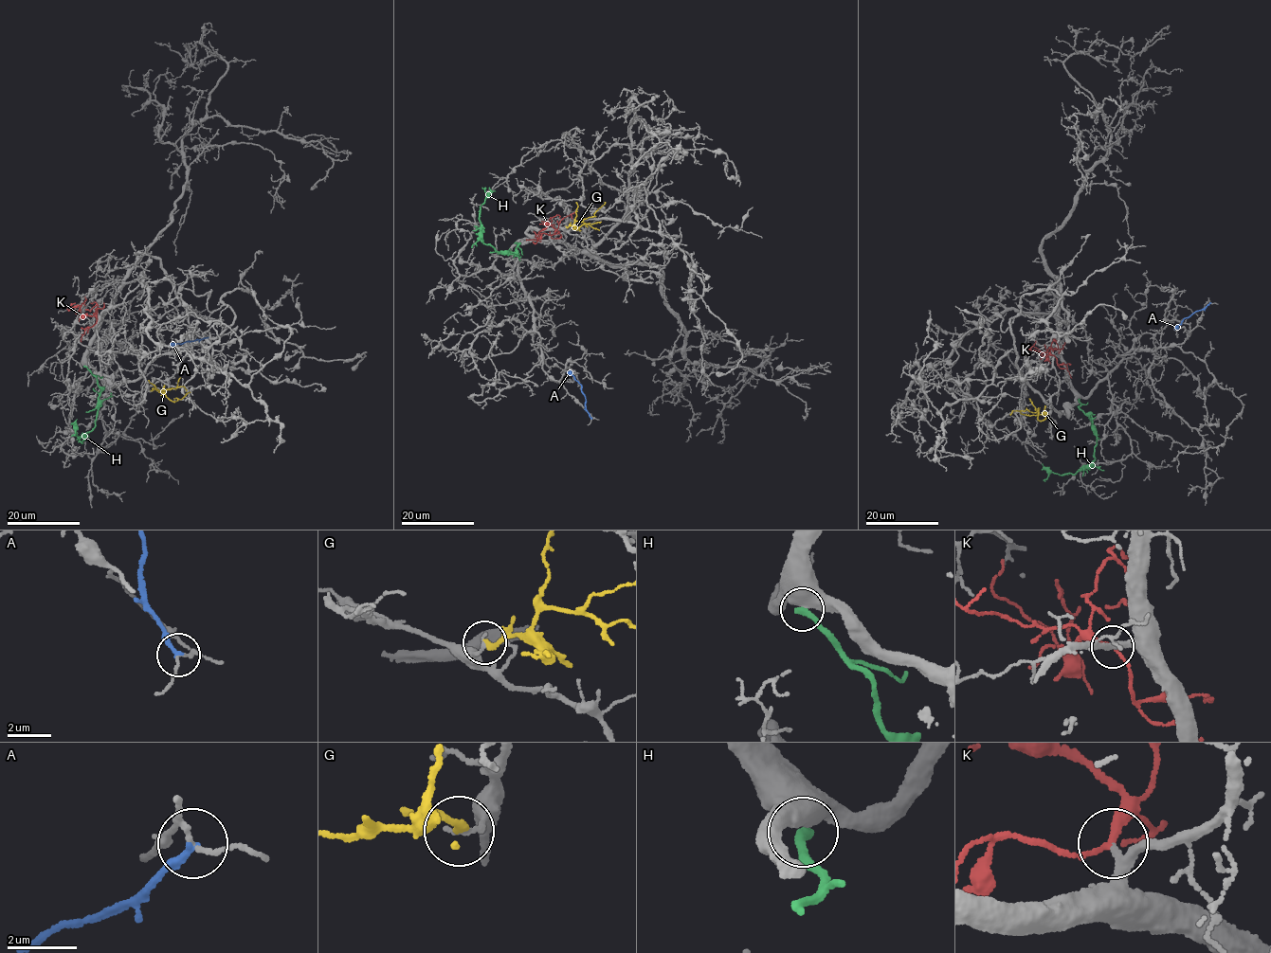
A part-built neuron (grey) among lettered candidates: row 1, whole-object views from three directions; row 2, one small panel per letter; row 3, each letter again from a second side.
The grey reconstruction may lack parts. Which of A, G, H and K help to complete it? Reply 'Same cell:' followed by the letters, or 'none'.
Same cell: none

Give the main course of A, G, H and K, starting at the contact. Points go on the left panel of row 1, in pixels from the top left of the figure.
A: (208, 337), (170, 345)
G: (150, 391), (183, 386), (187, 390)
H: (84, 366), (96, 377), (100, 390), (95, 426), (78, 438), (74, 427), (77, 418)
K: (97, 319), (81, 315), (78, 305), (70, 306), (75, 303)

